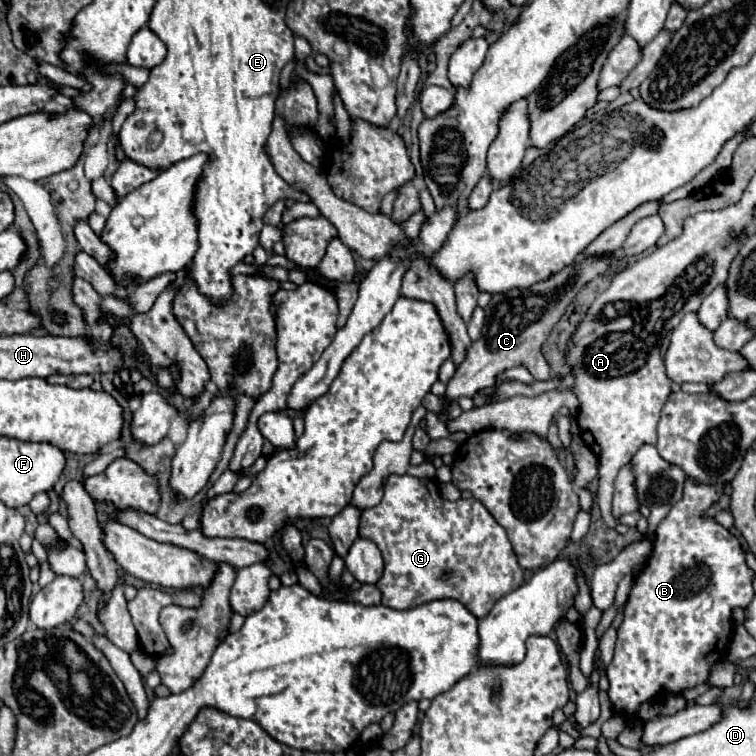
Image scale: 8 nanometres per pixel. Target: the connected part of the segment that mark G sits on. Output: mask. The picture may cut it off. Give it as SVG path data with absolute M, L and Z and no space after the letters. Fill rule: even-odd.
M409 474L389 476L383 500L361 512L359 536L375 542L383 554L385 572L377 582L377 588L383 592L383 604L389 608L403 610L451 598L467 606L473 616L483 618L501 596L523 584L523 568L517 562L505 528L501 528L489 510L475 498L459 498L455 502L445 500L439 494L435 480L421 480Z

